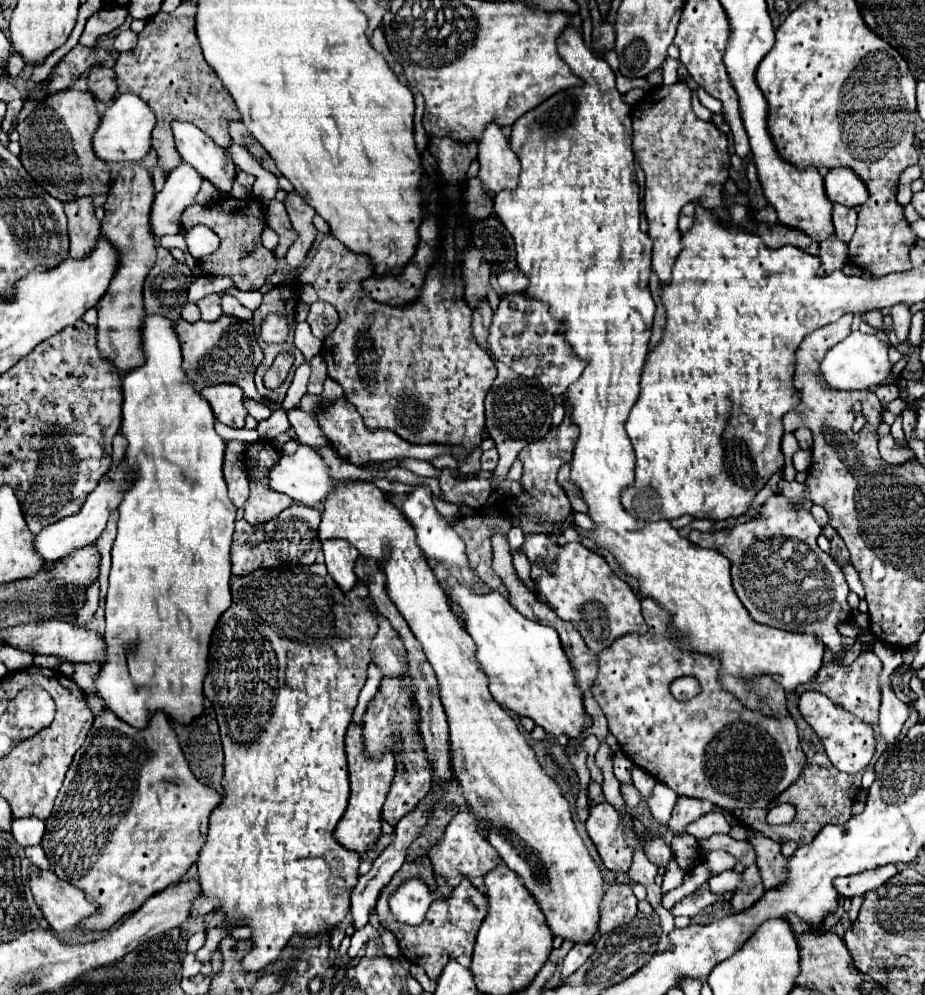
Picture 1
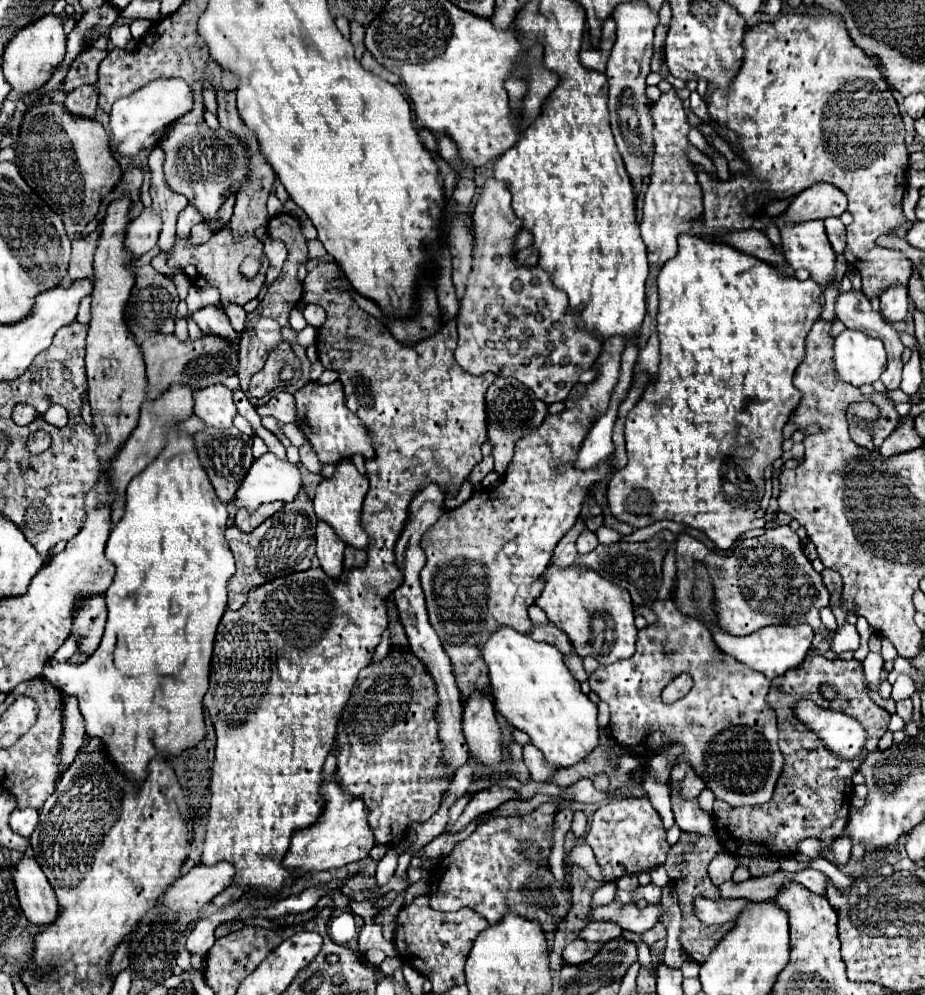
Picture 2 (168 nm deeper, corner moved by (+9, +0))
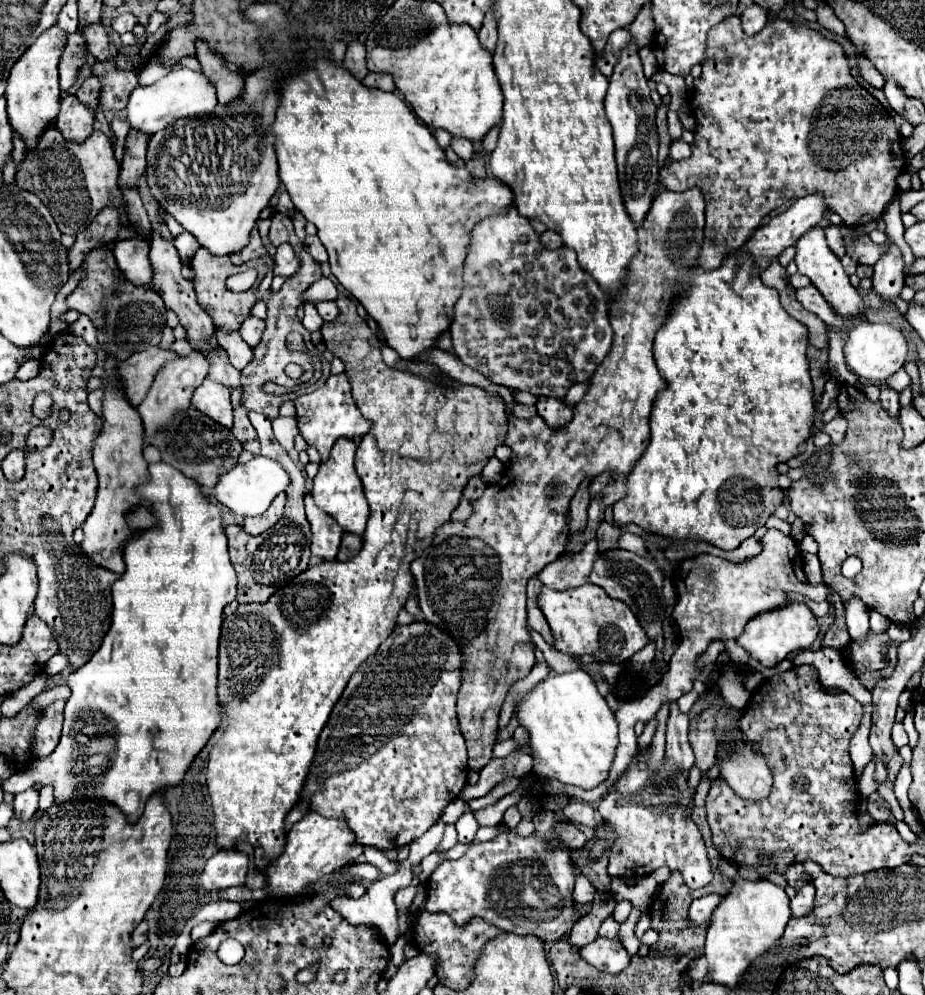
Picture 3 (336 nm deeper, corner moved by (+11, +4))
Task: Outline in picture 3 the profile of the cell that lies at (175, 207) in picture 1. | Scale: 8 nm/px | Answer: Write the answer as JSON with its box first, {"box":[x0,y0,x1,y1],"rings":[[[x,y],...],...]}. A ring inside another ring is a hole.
{"box":[113,236,159,294],"rings":[[[137,236],[133,240],[115,242],[113,256],[115,256],[119,270],[125,274],[127,280],[131,280],[131,284],[151,288],[153,292],[159,294],[159,288],[151,284],[153,272],[149,264],[149,244],[143,236]]]}

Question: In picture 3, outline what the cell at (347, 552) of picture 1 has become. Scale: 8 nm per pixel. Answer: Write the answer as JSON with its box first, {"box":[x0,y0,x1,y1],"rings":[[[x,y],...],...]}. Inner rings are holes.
{"box":[305,494,343,560],"rings":[[[305,494],[305,514],[311,524],[311,552],[323,560],[335,560],[343,528],[335,518],[315,506],[311,494]]]}

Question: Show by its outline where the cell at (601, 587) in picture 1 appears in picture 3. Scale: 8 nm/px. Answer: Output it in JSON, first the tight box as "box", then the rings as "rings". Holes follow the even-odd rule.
{"box":[539,584,649,664],"rings":[[[585,584],[573,590],[555,592],[543,586],[539,594],[539,608],[543,610],[551,632],[553,632],[553,646],[569,656],[581,658],[585,654],[593,656],[599,662],[623,664],[643,646],[647,646],[649,638],[635,620],[633,612],[627,604],[619,600],[611,600],[603,588],[595,584]]]}

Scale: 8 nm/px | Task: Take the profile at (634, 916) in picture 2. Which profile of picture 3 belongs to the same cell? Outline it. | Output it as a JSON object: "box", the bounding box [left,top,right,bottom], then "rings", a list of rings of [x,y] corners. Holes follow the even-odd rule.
{"box":[425,810,587,942],"rings":[[[545,810],[539,816],[535,816],[535,834],[529,838],[519,838],[513,832],[501,832],[497,838],[489,840],[489,842],[473,842],[469,844],[467,852],[459,858],[459,860],[443,860],[433,874],[427,880],[427,904],[425,910],[427,912],[445,912],[453,918],[453,922],[457,926],[465,926],[471,918],[479,916],[485,922],[505,930],[505,932],[515,932],[515,934],[531,934],[537,936],[543,942],[555,942],[559,940],[565,932],[569,932],[573,928],[573,924],[577,922],[579,914],[575,912],[575,904],[571,898],[571,892],[575,886],[575,873],[573,862],[569,858],[567,850],[553,850],[547,852],[545,844],[551,838],[559,838],[561,846],[565,848],[583,848],[587,838],[585,834],[569,824],[561,824],[555,830],[553,828],[553,812]],[[563,886],[565,886],[565,894],[569,894],[569,898],[561,898],[563,894]]]}

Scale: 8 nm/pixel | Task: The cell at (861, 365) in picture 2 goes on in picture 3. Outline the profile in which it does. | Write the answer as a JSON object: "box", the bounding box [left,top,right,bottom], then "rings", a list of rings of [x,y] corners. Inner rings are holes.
{"box":[845,322,907,382],"rings":[[[863,322],[849,328],[845,338],[845,360],[851,366],[855,374],[861,378],[867,378],[871,382],[885,382],[891,374],[895,374],[899,368],[903,368],[907,360],[907,340],[905,334],[899,328],[893,328],[887,322]]]}

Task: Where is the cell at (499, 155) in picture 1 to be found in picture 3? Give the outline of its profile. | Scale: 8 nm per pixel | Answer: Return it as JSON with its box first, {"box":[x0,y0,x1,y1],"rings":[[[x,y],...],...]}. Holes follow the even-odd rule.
{"box":[451,208,613,398],"rings":[[[511,208],[507,214],[485,218],[473,228],[465,268],[465,288],[455,304],[451,338],[459,360],[481,372],[487,380],[507,386],[509,390],[531,392],[533,396],[565,398],[573,384],[593,376],[595,368],[611,348],[613,332],[609,324],[607,296],[599,284],[579,268],[575,250],[567,246],[545,250],[529,220]],[[493,306],[511,306],[507,308],[507,318],[495,320]]]}

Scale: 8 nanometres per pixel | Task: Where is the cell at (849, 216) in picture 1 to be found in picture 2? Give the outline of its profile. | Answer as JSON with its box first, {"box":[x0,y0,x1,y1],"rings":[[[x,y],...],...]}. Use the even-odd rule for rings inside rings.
{"box":[825,216,845,254],"rings":[[[831,216],[825,220],[825,230],[827,230],[827,236],[829,236],[829,242],[835,250],[835,254],[841,254],[845,250],[845,226],[839,218]]]}

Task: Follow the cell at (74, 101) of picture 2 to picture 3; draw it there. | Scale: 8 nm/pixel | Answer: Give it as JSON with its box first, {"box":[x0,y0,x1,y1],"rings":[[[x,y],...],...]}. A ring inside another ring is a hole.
{"box":[55,96,93,144],"rings":[[[65,96],[61,100],[61,112],[55,120],[55,126],[59,128],[65,140],[77,144],[81,140],[87,140],[93,132],[93,122],[93,112],[87,106],[83,106],[75,96]]]}

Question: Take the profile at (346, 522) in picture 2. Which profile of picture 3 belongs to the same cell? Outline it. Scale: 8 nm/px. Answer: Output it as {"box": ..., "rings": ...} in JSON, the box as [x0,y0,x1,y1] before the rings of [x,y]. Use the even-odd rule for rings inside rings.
{"box":[311,438,370,536],"rings":[[[347,438],[337,440],[331,450],[329,460],[321,462],[321,466],[319,466],[319,472],[313,480],[311,494],[313,494],[315,504],[321,510],[325,510],[329,516],[333,516],[345,532],[361,536],[365,531],[370,512],[363,486],[361,486],[361,478],[357,476],[355,466],[353,466],[355,450],[357,450],[357,444],[353,440],[347,440]]]}

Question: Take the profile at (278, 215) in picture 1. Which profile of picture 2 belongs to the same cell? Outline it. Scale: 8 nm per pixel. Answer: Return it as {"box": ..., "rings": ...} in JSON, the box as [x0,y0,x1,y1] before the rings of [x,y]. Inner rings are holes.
{"box":[265,238,287,284],"rings":[[[267,238],[265,240],[265,256],[269,258],[269,270],[267,270],[267,282],[271,284],[279,272],[281,272],[281,266],[287,258],[287,248],[281,240],[273,240],[273,238]]]}

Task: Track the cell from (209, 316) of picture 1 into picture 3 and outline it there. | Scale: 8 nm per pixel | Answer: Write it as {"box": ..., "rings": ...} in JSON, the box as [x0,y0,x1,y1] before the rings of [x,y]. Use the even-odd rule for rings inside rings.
{"box":[215,330,253,370],"rings":[[[215,330],[217,334],[217,340],[219,340],[219,346],[227,352],[229,356],[229,362],[237,368],[237,370],[243,370],[249,362],[251,362],[251,356],[253,356],[253,348],[247,346],[239,332],[231,332],[231,334],[223,334],[219,330]]]}

